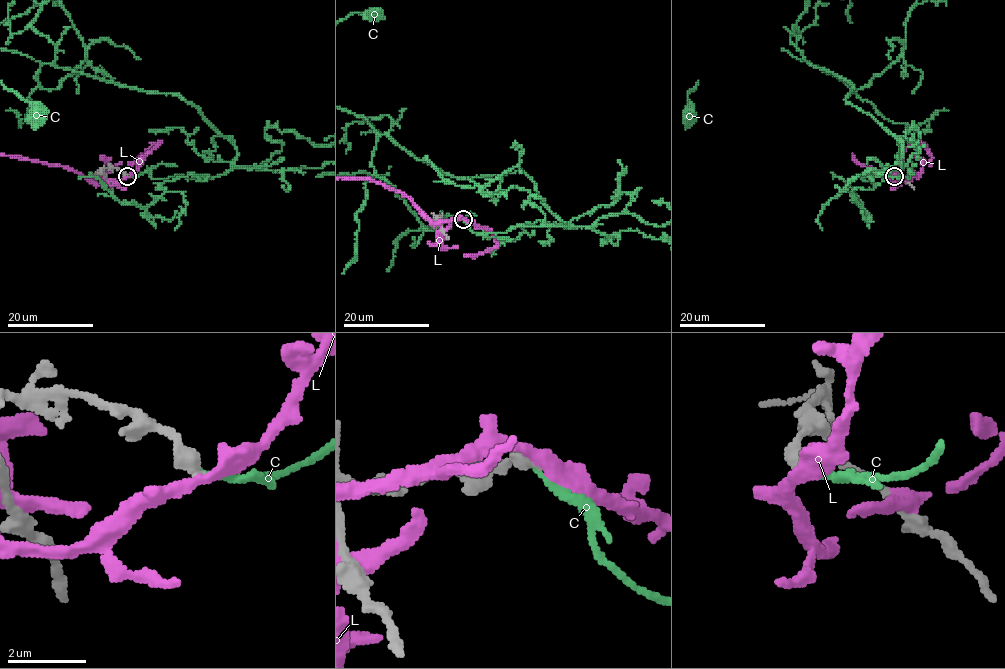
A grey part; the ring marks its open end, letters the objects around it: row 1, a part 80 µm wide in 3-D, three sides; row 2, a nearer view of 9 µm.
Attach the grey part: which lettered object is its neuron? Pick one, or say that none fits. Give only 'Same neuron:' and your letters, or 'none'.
Same neuron: C

